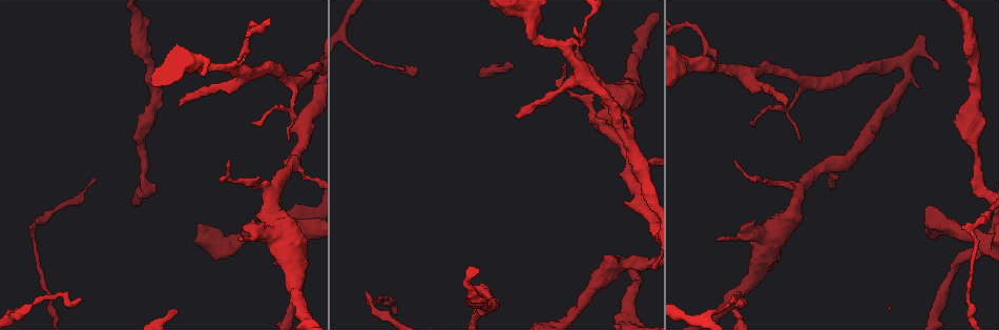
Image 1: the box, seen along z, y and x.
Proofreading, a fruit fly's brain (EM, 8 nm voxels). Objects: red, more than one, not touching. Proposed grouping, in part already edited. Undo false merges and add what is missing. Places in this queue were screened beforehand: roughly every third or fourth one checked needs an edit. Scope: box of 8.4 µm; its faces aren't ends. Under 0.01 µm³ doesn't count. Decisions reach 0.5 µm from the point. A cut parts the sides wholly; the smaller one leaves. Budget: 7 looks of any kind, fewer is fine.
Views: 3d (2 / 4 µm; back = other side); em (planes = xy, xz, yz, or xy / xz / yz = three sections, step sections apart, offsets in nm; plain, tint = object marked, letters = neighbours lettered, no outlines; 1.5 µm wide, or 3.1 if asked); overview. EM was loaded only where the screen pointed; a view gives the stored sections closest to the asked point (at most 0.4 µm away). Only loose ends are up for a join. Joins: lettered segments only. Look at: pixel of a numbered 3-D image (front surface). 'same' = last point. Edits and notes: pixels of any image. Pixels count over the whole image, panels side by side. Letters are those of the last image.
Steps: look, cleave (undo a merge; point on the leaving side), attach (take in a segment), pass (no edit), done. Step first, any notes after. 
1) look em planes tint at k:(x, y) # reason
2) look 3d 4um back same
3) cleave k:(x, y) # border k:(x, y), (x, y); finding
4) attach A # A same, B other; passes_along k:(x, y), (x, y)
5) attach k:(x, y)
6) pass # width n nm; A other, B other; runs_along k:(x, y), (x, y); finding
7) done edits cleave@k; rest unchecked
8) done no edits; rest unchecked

look 3d 4um at 1:(733, 309) # long arm stops here

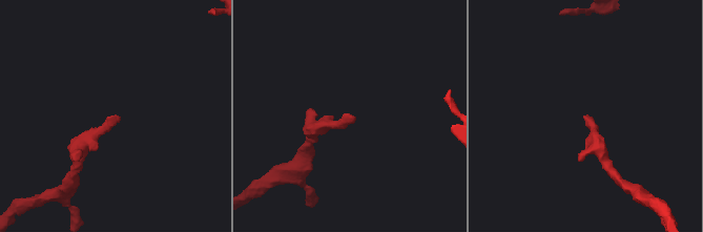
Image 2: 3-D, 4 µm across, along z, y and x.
look em planes plain at 2:(120, 118) # now the EM

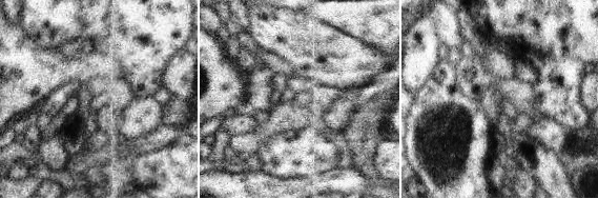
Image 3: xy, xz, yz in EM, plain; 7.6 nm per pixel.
look em planes letters same

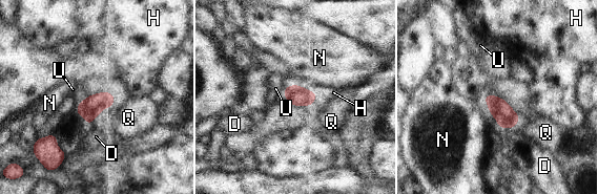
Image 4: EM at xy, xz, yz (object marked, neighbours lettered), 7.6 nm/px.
pass # width 160 nm; D other, H other, N other, Q other, U other; border 4:(287, 85), (301, 85), (317, 95); none of them fits

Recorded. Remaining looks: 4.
look 3d 2um at 1:(739, 301) # tapers out

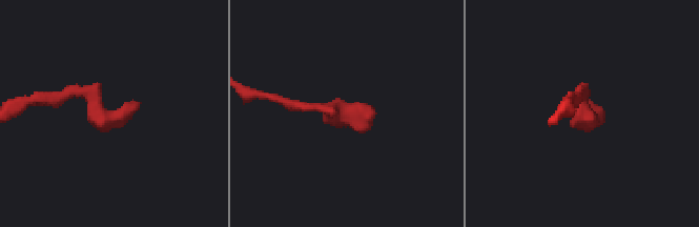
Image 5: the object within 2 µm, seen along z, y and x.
look em planes letters at 5:(373, 110) # need the tissue

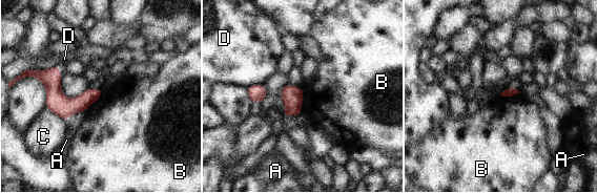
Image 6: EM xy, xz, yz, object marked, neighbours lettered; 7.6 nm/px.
pass # A other, B other, C other, D other; runs_along 6:(41, 73), (65, 102), (99, 91); none of them fits

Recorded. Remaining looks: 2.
done no edits; rest unchecked

